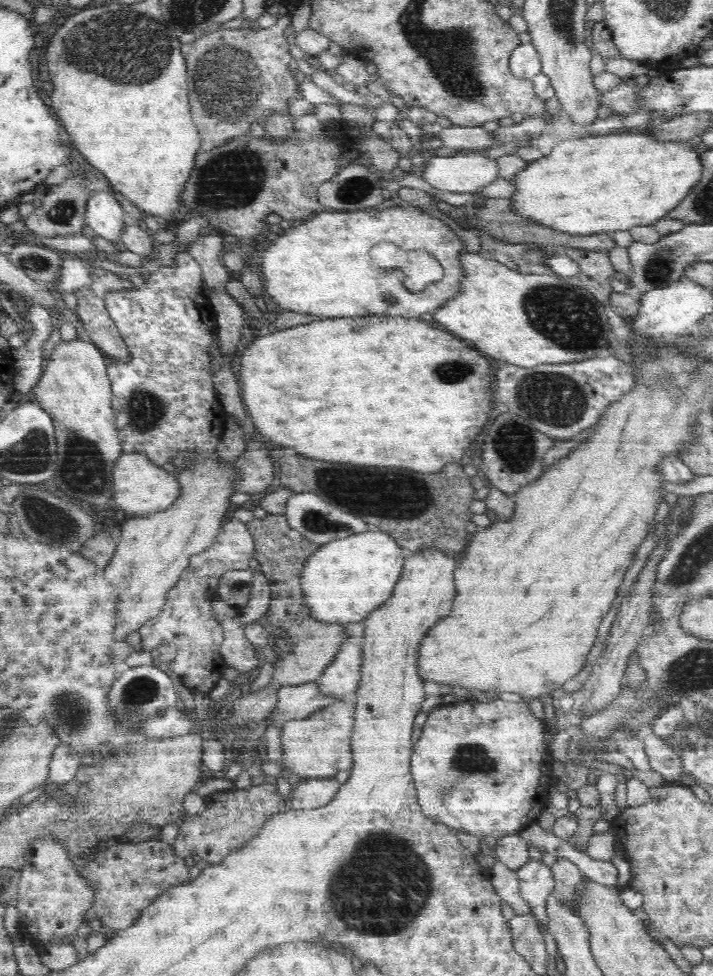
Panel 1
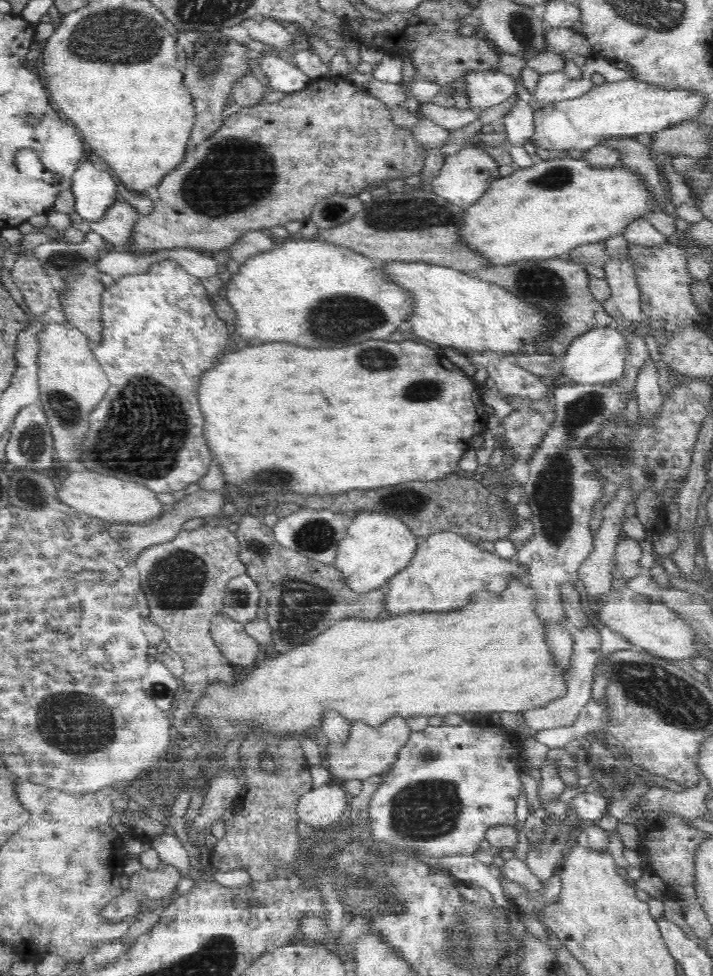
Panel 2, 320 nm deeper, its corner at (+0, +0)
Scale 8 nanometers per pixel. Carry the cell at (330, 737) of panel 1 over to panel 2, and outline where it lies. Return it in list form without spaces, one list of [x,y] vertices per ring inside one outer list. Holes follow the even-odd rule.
[[[392,716],[380,726],[368,726],[366,722],[352,722],[348,738],[344,742],[331,742],[326,747],[330,776],[343,782],[350,779],[364,781],[372,776],[386,774],[396,763],[400,748],[408,742],[413,730],[406,725],[406,719]]]

